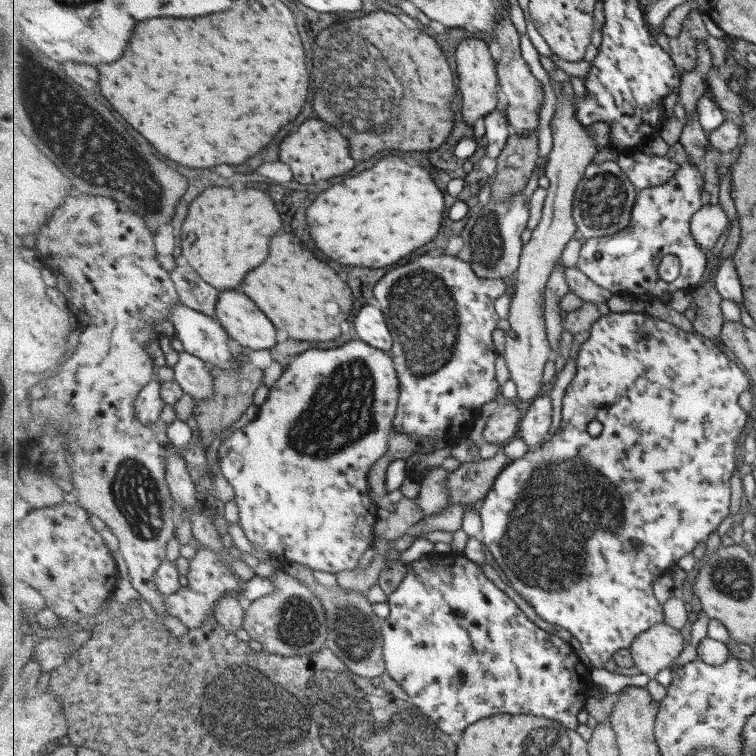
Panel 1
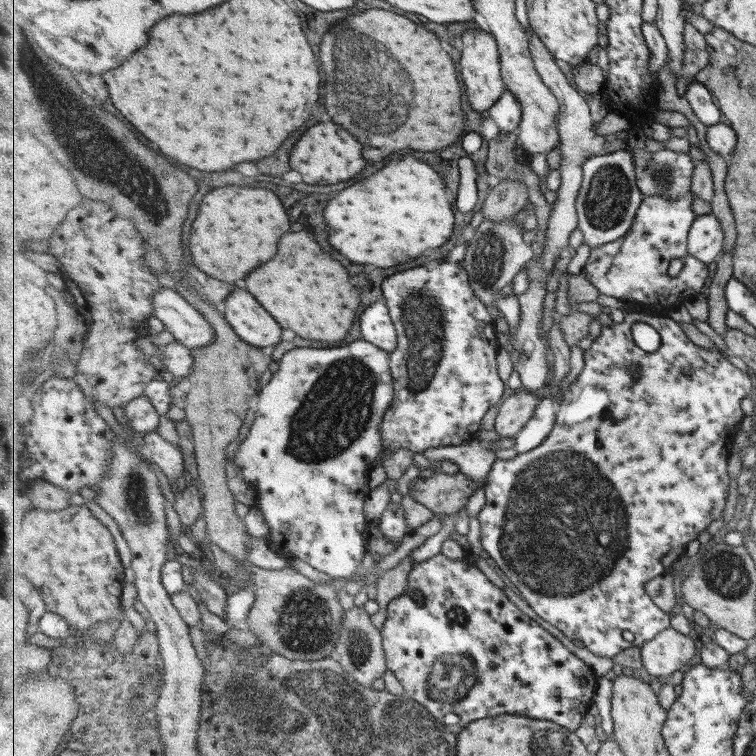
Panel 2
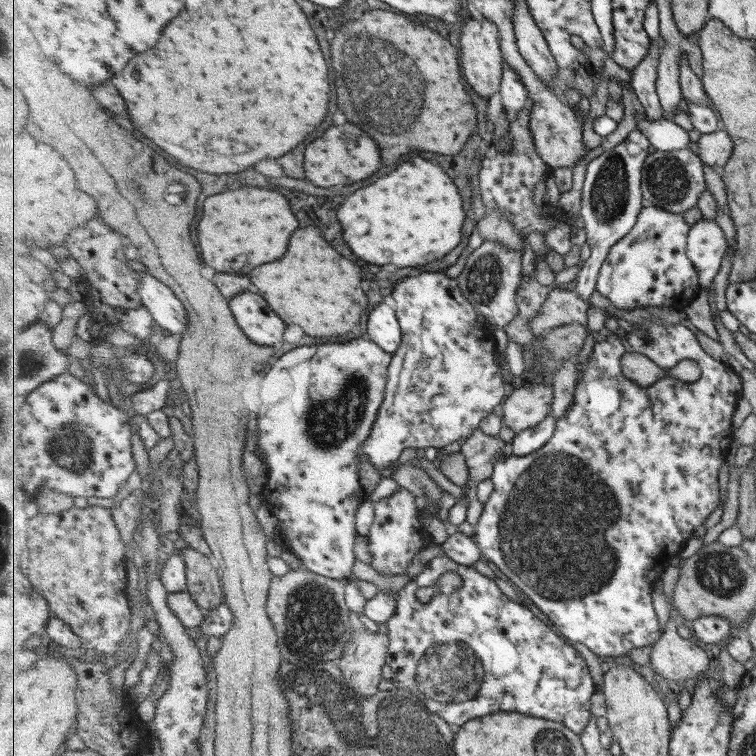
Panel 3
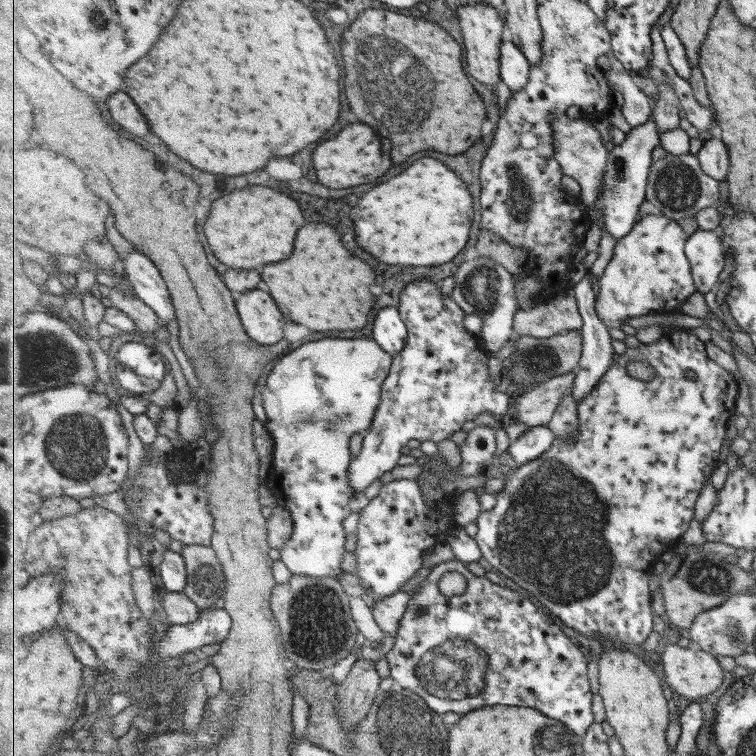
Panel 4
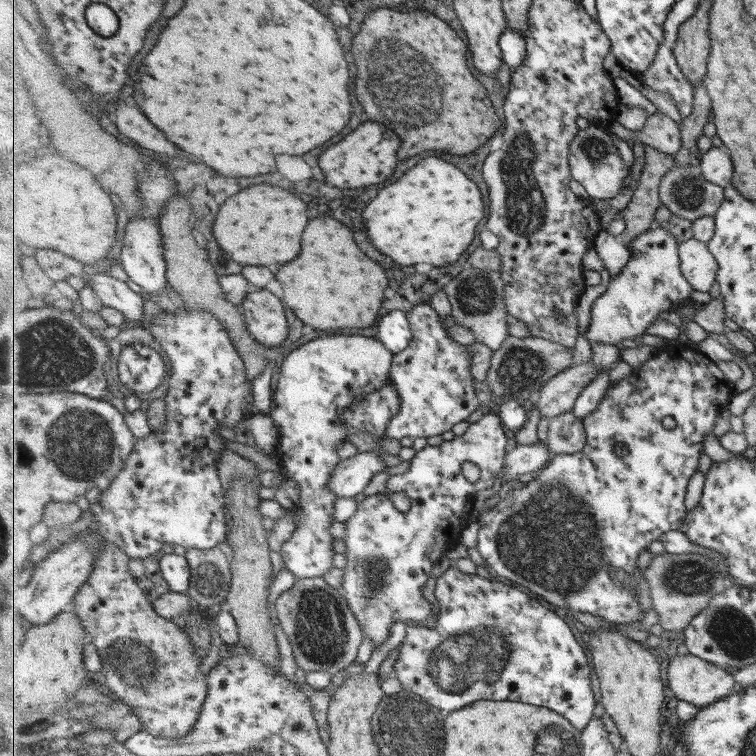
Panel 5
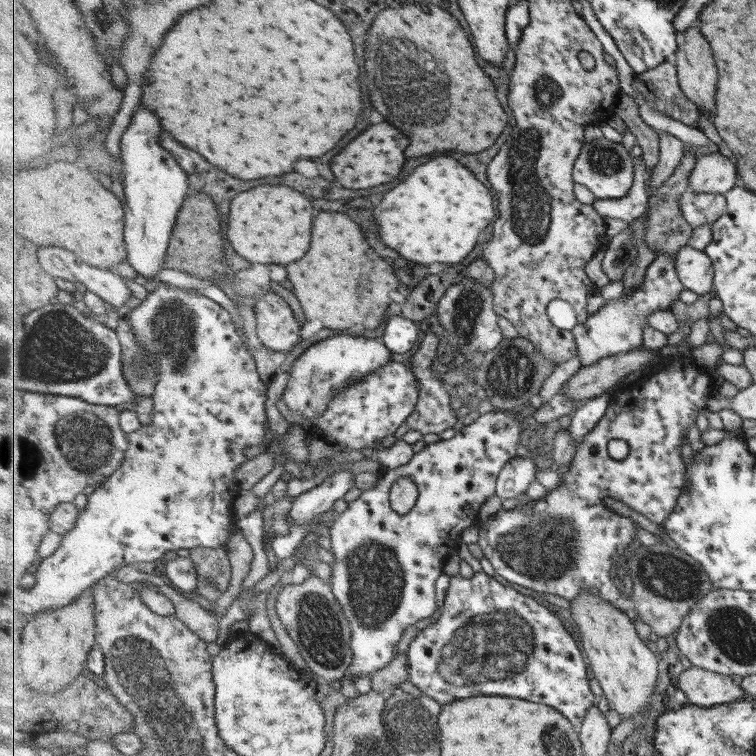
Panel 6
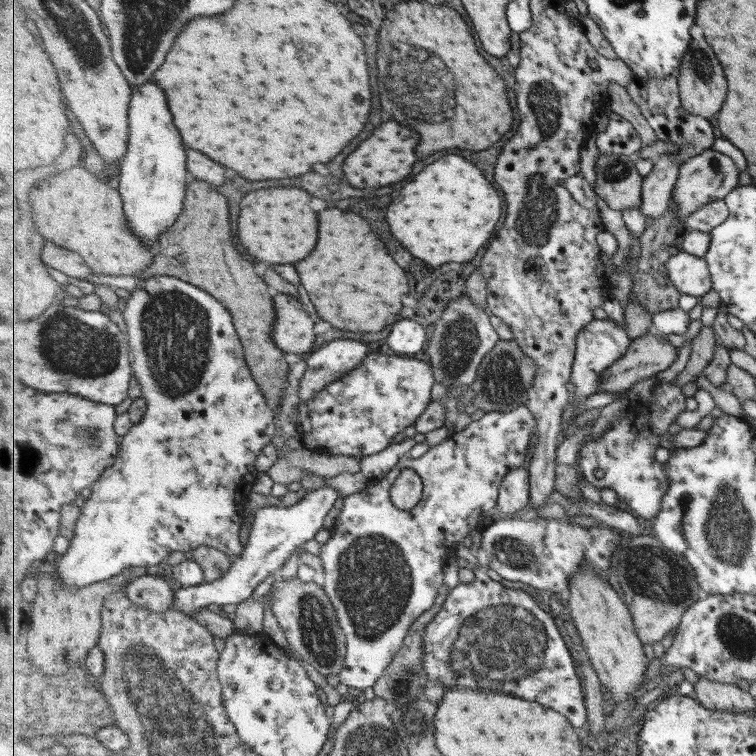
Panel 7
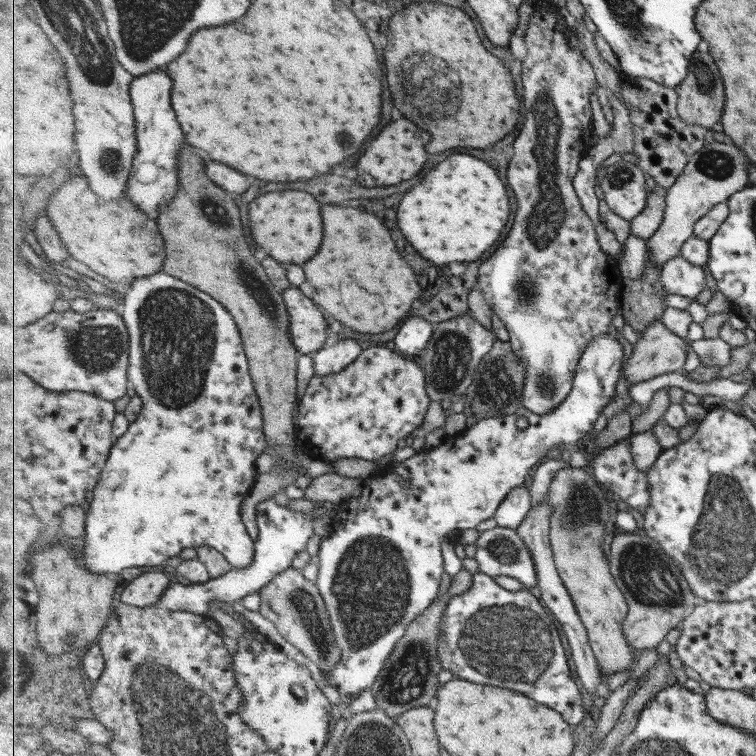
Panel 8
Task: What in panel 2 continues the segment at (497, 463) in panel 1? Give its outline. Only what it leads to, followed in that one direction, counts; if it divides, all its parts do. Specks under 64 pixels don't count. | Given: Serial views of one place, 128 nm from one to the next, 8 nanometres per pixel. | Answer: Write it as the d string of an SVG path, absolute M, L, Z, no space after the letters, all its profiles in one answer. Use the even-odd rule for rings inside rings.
M439 472L428 478L415 478L408 490L411 497L436 515L455 516L466 508L479 487L485 487L487 480L471 480L464 472Z

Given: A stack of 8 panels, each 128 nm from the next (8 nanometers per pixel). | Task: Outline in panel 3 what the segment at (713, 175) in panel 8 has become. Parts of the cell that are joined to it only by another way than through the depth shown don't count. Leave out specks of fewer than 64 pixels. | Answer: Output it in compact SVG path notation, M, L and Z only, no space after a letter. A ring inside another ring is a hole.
M719 130L711 134L702 133L699 138L697 153L701 162L712 169L721 172L722 169L729 163L729 158L733 154L733 140L729 136L729 132Z

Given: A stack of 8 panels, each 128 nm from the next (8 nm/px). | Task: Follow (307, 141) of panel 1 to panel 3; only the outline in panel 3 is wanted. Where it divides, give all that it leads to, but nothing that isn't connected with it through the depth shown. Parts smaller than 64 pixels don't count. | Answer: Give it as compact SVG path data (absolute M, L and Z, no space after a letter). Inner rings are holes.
M355 124L333 126L321 138L311 142L307 148L307 154L305 154L307 176L317 186L323 186L323 188L329 188L335 184L353 184L353 182L367 180L381 168L381 162L383 160L381 160L379 144ZM335 174L337 174L337 180L335 180Z

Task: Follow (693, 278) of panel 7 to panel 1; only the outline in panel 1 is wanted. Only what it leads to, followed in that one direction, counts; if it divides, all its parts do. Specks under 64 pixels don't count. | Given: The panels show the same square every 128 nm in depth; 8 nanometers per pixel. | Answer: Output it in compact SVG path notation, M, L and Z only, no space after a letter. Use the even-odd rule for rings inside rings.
M717 204L703 206L693 215L691 221L691 230L697 244L707 252L715 248L727 226L729 216Z

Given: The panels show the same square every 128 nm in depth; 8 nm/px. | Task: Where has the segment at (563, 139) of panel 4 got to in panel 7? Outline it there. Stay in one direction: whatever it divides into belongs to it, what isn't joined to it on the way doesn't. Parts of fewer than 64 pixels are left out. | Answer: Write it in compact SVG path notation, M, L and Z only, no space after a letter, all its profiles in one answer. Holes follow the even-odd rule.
M636 154L603 155L595 160L595 191L615 210L642 206L644 177L637 172Z

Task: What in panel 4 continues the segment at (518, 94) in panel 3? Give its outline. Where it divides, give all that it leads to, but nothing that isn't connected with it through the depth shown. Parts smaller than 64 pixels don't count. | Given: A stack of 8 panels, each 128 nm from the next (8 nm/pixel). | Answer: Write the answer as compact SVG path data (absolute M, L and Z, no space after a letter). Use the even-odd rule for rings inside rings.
M509 37L502 44L502 81L511 93L523 92L529 84L532 64Z

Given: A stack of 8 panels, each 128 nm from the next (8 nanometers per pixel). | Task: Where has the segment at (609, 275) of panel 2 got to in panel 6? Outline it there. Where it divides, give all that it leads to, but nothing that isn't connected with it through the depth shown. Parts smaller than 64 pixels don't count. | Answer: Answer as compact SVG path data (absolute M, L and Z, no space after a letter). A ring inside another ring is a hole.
M655 250L656 259L648 268L643 284L633 293L623 294L618 300L609 301L600 310L589 315L586 323L578 323L572 332L578 344L578 356L581 367L598 363L602 358L628 353L641 347L641 332L648 324L648 316L653 311L669 309L679 301L681 290L685 285L681 282L676 269L676 256L666 254L664 250Z

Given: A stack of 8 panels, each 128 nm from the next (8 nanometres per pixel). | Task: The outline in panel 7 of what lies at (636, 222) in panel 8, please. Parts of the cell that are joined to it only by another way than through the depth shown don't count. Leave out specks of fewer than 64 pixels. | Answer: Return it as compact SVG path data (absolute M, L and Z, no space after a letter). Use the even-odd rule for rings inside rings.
M663 154L653 163L652 171L644 177L642 188L642 206L641 210L647 218L661 218L668 212L674 188L678 181L681 164L675 161L673 154Z

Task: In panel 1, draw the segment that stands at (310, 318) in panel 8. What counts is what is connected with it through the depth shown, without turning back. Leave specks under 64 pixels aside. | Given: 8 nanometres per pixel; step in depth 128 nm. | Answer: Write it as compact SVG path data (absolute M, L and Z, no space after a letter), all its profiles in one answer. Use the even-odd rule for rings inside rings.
M225 292L221 294L215 310L234 344L252 350L270 349L277 344L273 322L247 294Z

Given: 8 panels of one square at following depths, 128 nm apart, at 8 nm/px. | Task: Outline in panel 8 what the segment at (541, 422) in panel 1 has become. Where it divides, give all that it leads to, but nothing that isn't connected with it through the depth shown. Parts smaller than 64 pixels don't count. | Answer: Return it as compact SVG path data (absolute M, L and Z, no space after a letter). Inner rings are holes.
M518 486L507 495L494 518L497 520L498 527L518 530L531 510L531 490L524 486Z

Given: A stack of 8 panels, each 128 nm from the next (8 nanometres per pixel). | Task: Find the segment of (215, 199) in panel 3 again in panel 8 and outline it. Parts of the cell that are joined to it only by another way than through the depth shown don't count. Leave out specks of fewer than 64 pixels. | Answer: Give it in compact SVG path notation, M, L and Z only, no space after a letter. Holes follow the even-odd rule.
M301 190L263 194L255 200L255 204L251 204L251 236L269 256L275 256L279 262L305 264L319 252L325 236L321 204L313 194Z

